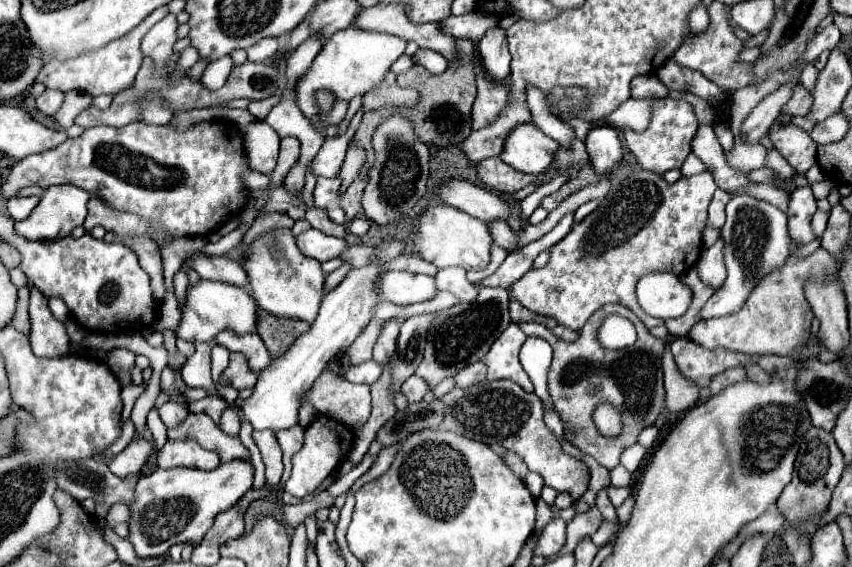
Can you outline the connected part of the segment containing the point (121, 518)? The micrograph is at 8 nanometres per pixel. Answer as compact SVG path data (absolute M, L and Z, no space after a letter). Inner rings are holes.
M123 503L113 505L106 517L106 523L109 527L114 527L117 523L127 522L130 517L130 509Z

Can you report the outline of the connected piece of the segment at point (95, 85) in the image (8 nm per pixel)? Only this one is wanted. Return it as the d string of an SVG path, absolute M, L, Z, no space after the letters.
M158 7L156 11L152 11L136 29L134 33L128 33L120 39L114 39L112 43L108 43L106 47L98 49L98 51L90 51L86 55L80 55L76 59L68 59L68 61L50 61L42 67L42 71L38 73L40 83L44 83L48 89L60 89L60 91L70 91L70 89L78 89L84 93L90 93L92 97L96 95L118 95L126 89L132 87L134 77L140 69L142 63L142 51L140 51L140 41L142 37L150 31L150 27L154 27L160 19L164 19L168 15L168 7Z

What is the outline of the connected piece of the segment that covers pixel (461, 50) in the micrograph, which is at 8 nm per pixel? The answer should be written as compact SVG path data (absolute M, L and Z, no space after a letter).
M456 39L455 46L458 67L450 67L442 75L432 75L424 67L412 65L412 69L398 75L400 87L414 87L420 91L420 103L414 109L402 109L402 113L412 121L416 137L426 145L450 147L472 133L470 111L476 99L476 73L472 65L475 44L470 39Z

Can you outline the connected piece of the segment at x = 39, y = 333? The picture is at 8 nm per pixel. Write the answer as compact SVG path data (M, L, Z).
M36 287L30 289L30 319L30 343L38 357L60 357L68 353L70 339L66 335L66 327L54 319L48 309L48 299Z

